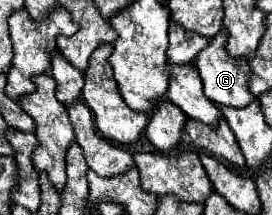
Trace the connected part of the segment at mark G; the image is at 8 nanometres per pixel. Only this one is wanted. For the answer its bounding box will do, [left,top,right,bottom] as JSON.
[197,32,255,108]

